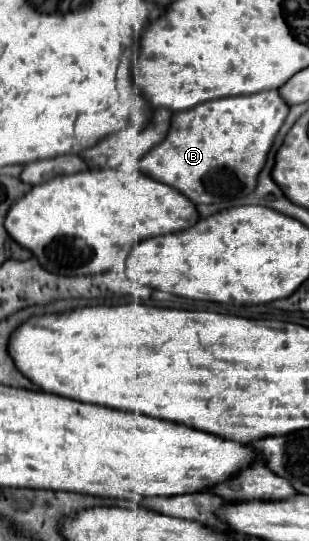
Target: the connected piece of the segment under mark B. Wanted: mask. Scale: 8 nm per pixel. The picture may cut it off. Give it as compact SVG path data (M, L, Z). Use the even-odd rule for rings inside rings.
M278 91L216 99L188 111L178 111L172 115L166 139L138 161L138 169L174 187L196 205L244 197L254 191L256 177L286 115L288 105Z

